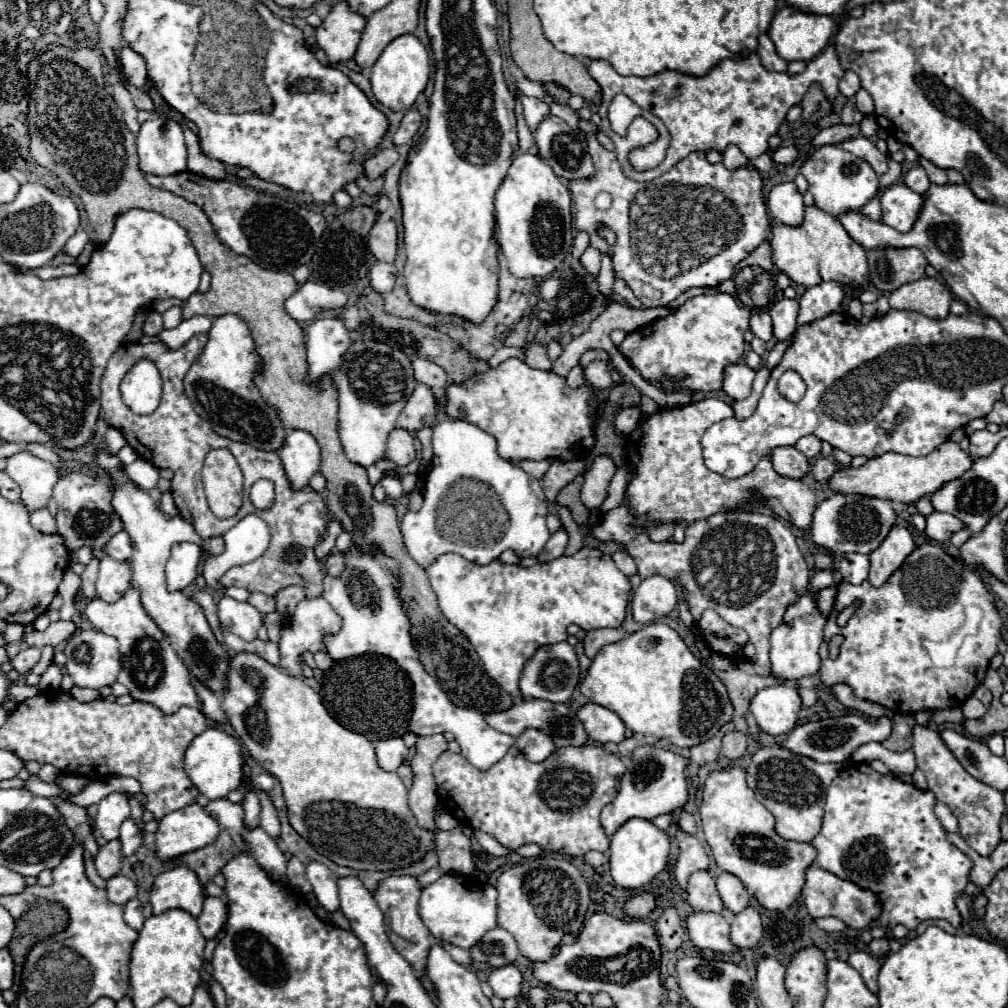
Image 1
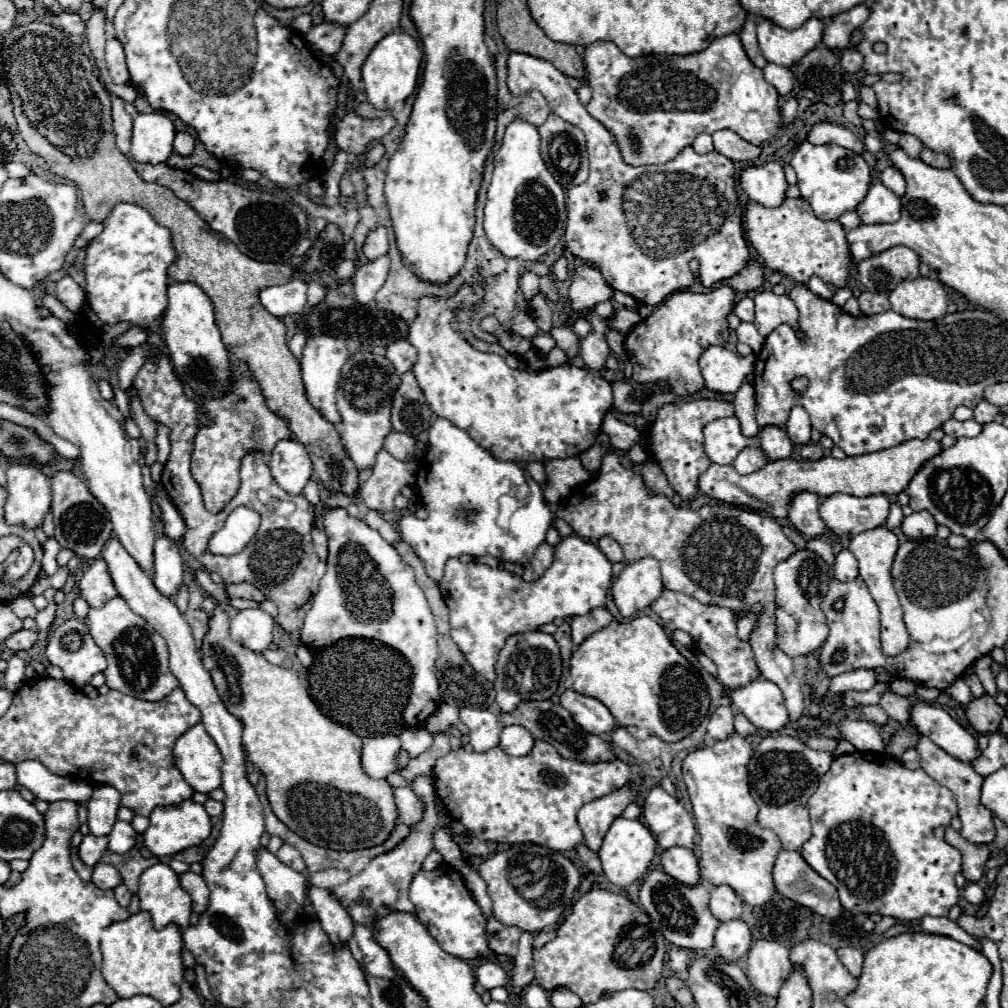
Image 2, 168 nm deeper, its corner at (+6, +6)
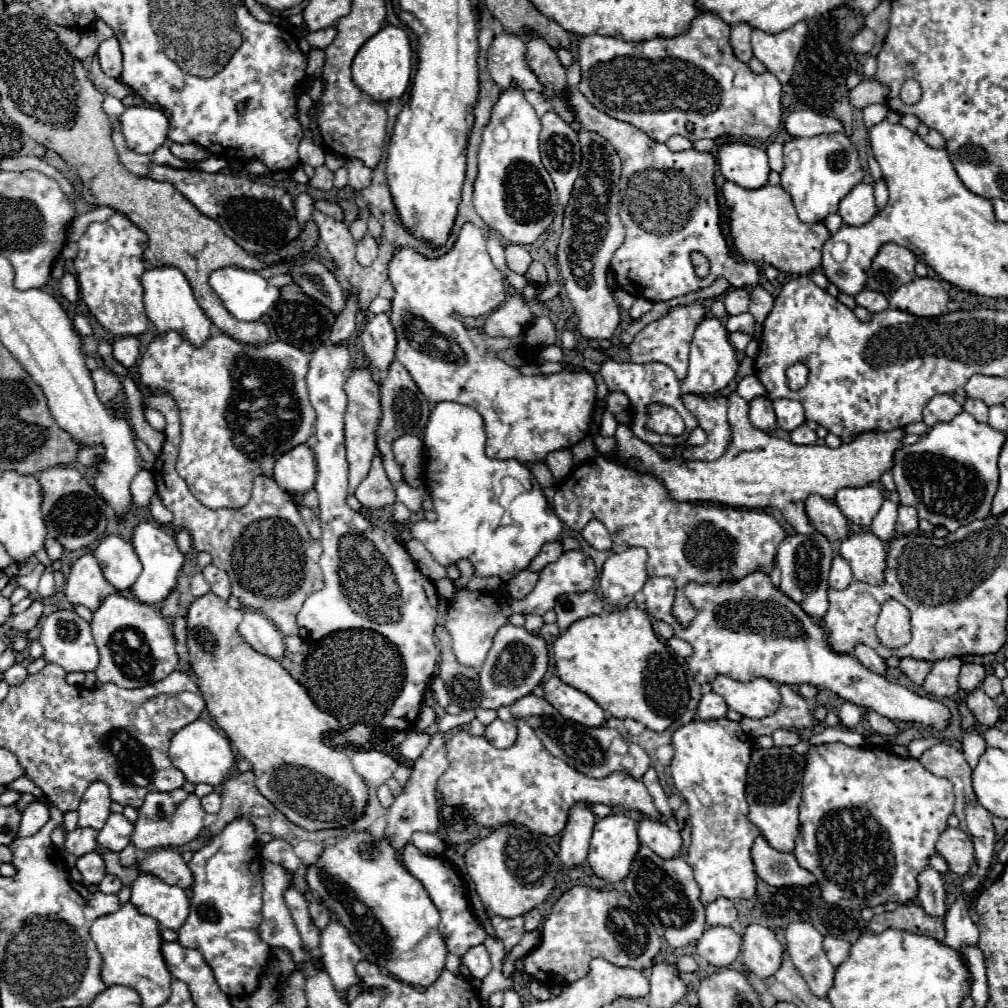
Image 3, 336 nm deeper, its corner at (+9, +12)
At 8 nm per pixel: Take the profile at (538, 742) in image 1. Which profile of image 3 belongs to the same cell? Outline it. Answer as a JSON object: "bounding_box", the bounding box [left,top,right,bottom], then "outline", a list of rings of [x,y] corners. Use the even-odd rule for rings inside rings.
{"bounding_box":[484,719,518,749],"outline":[[[496,719],[492,721],[488,727],[486,727],[486,735],[484,735],[494,747],[500,747],[500,749],[506,749],[510,745],[514,745],[516,737],[518,737],[518,731],[516,731],[516,725],[514,723],[506,723],[502,719]]]}

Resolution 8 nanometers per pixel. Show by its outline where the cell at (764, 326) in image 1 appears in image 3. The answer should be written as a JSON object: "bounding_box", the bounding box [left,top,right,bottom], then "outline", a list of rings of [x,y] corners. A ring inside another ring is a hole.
{"bounding_box":[724,287,748,315],"outline":[[[738,287],[738,289],[730,289],[724,297],[724,305],[726,305],[726,311],[728,315],[740,315],[744,311],[748,311],[748,291],[744,287]]]}

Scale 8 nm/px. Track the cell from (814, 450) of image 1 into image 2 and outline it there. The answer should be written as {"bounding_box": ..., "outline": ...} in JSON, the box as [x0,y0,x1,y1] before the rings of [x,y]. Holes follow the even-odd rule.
{"bounding_box":[785,407,811,445],"outline":[[[793,407],[791,415],[787,419],[785,431],[789,435],[789,439],[795,445],[805,445],[811,439],[811,423],[809,423],[809,415],[803,407]]]}

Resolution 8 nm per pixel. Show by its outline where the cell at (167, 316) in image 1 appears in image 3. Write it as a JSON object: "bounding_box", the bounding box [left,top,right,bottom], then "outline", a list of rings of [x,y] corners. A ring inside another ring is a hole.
{"bounding_box":[114,335,140,367],"outline":[[[132,335],[120,337],[114,341],[114,357],[124,365],[124,367],[134,367],[138,357],[140,357],[140,341]]]}

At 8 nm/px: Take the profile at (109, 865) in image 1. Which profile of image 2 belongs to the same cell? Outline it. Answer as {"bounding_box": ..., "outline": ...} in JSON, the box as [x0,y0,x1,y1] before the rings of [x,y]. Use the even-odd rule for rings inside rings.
{"bounding_box":[79,835,107,867],"outline":[[[85,835],[81,845],[79,845],[79,859],[93,867],[99,863],[101,855],[107,851],[107,837],[95,837],[95,835]]]}

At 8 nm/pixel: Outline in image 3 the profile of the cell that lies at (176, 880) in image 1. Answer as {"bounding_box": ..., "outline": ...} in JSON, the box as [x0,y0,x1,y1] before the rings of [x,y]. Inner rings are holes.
{"bounding_box":[130,873,188,931],"outline":[[[140,873],[132,883],[130,901],[142,915],[154,917],[162,929],[178,931],[188,917],[188,897],[176,887],[168,885],[152,873]]]}

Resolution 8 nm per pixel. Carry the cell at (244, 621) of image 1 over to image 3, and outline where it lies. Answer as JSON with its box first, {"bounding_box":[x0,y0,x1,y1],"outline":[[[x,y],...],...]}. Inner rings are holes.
{"bounding_box":[238,609,286,659],"outline":[[[252,609],[244,611],[244,619],[238,625],[238,633],[258,653],[264,653],[274,659],[280,659],[286,653],[282,633],[276,629],[276,625],[266,615],[258,611],[252,611]]]}

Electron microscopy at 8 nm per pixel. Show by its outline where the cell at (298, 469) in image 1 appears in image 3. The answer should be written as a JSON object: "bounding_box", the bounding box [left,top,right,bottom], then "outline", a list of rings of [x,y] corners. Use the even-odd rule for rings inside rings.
{"bounding_box":[274,445,316,491],"outline":[[[298,445],[278,457],[274,463],[274,479],[286,491],[310,491],[316,483],[314,451],[308,445]]]}

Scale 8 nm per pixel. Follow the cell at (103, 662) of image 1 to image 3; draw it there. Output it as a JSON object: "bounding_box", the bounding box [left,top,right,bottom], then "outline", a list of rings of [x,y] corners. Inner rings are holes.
{"bounding_box":[40,611,100,673],"outline":[[[56,611],[48,615],[40,631],[40,643],[44,647],[44,659],[48,663],[60,665],[66,673],[94,671],[100,659],[100,653],[90,635],[90,625],[82,617],[78,617],[74,611]]]}

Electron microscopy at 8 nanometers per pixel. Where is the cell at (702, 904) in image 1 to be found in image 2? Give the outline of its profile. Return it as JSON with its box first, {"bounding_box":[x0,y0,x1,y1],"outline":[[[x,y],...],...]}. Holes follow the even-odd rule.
{"bounding_box":[659,847,699,883],"outline":[[[671,847],[661,851],[661,859],[659,859],[663,871],[667,875],[673,875],[673,879],[681,881],[681,883],[699,883],[699,871],[697,871],[697,857],[691,849],[685,847]]]}

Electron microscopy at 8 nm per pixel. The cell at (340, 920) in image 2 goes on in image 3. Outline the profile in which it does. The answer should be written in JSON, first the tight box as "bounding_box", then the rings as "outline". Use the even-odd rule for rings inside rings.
{"bounding_box":[320,921,362,999],"outline":[[[330,921],[326,929],[320,931],[320,953],[324,969],[334,981],[338,995],[344,999],[346,989],[360,981],[354,967],[362,959],[362,953],[340,921]]]}

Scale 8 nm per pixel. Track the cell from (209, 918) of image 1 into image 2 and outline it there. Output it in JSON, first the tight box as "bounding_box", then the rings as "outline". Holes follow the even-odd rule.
{"bounding_box":[179,871,209,913],"outline":[[[185,871],[179,875],[179,881],[181,881],[181,887],[191,895],[193,911],[195,913],[205,911],[205,907],[209,903],[209,889],[207,889],[205,881],[201,879],[201,875],[197,875],[193,871]]]}

